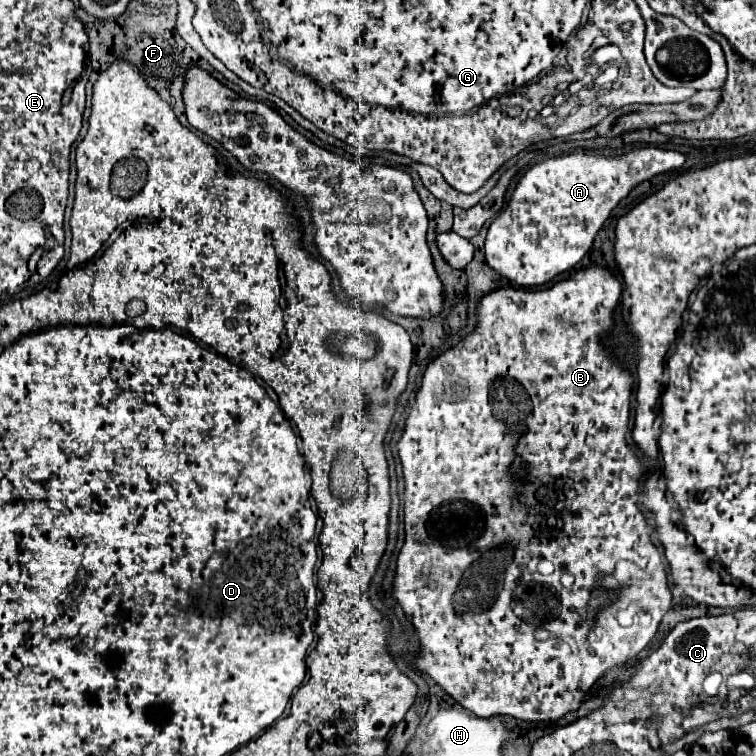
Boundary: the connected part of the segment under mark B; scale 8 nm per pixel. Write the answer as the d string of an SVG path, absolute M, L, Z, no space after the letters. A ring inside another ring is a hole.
M599 265L581 269L571 279L559 281L553 287L541 291L521 291L515 287L501 287L497 291L491 291L479 303L477 329L471 335L467 335L459 345L441 353L433 363L427 365L423 373L423 385L417 391L415 403L411 405L411 415L405 423L405 431L397 443L405 477L405 545L397 559L393 595L403 607L405 615L415 625L415 631L421 641L421 653L415 659L417 669L433 677L435 683L439 683L457 703L461 703L465 709L479 717L511 715L523 721L549 721L559 719L569 711L575 711L583 701L585 693L607 669L631 661L649 645L649 641L657 633L663 615L671 607L671 591L667 585L663 559L659 555L659 549L651 541L651 529L645 523L645 517L637 507L637 489L643 465L639 463L639 459L627 443L629 397L633 379L629 377L629 373L621 369L619 363L613 361L613 357L603 349L599 341L601 333L609 331L613 325L613 309L619 297L621 283ZM541 559L549 559L555 565L555 571L547 577L539 575L537 571ZM619 559L629 559L637 567L657 567L651 579L641 581L639 613L631 613L633 623L623 625L623 629L595 629L593 625L589 625L587 635L581 635L581 625L575 625L575 621L565 621L565 613L579 613L587 605L587 583L593 583L595 571L613 569L613 565ZM563 573L571 573L575 577L575 583L585 587L575 587L571 591L565 589L559 581ZM651 591L661 591L661 599L651 599Z

